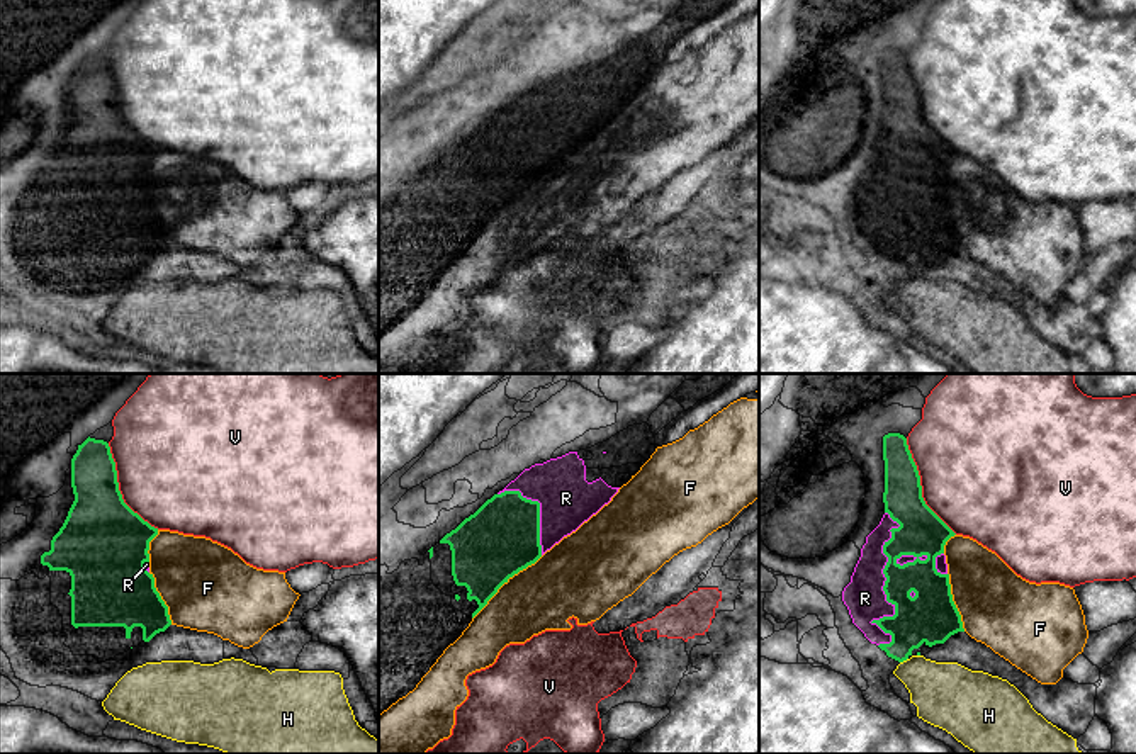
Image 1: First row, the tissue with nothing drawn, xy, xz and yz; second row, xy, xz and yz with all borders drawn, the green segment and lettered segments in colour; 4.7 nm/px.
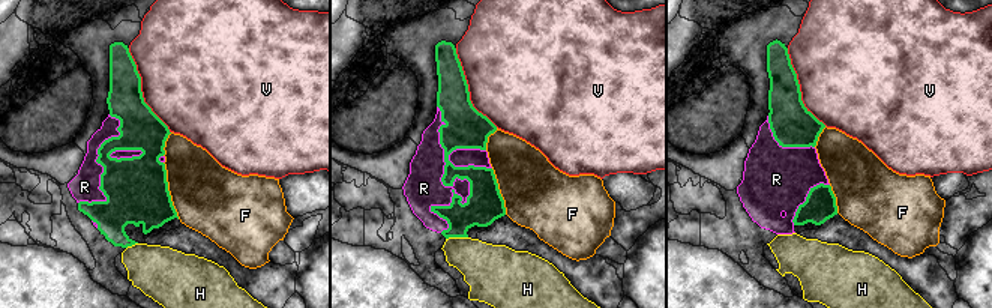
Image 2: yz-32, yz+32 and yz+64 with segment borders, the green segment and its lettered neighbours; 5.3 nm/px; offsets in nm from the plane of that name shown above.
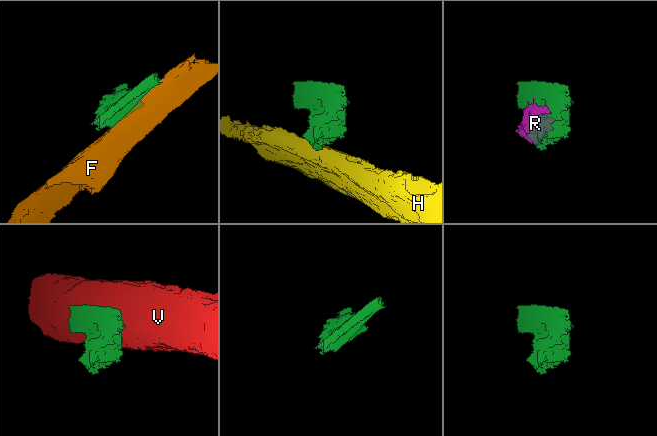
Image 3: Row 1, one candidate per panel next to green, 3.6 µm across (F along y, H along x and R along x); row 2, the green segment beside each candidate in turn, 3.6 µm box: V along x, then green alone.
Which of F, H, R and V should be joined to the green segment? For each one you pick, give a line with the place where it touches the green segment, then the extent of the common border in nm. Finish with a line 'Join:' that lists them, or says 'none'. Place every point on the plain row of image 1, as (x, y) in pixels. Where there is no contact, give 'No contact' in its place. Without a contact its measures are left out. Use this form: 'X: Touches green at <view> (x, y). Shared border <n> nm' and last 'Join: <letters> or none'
R: Touches green at yz (883, 206). Shared border 650 nm
Join: R

